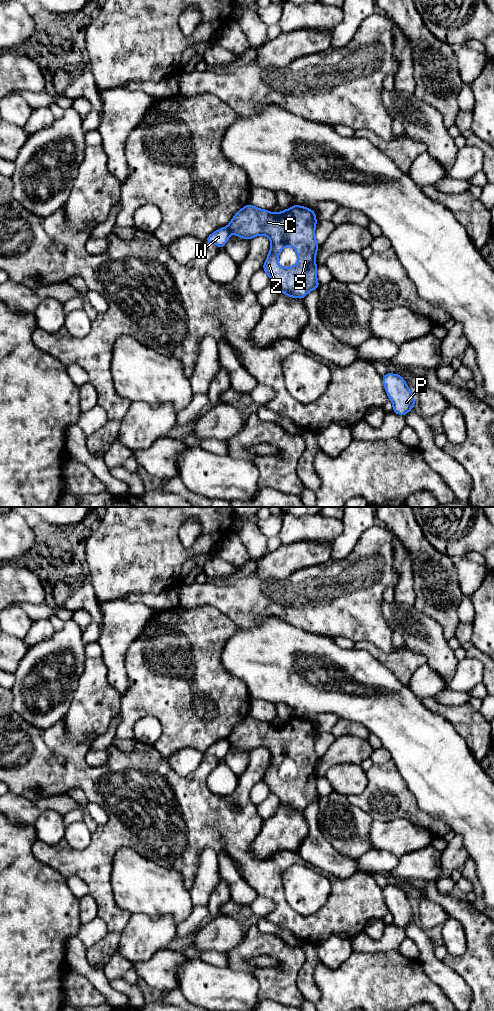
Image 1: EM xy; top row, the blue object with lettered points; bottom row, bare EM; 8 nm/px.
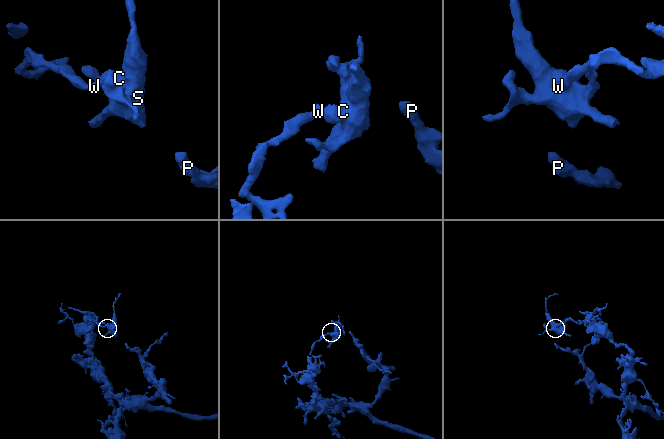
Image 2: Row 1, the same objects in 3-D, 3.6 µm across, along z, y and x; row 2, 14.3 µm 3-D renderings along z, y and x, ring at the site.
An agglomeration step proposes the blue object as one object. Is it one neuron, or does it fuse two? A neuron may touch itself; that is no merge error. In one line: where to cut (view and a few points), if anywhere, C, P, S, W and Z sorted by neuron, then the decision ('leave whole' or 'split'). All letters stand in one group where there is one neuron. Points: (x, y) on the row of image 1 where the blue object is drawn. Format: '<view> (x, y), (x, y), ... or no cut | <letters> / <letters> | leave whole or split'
xy (227, 226), (231, 232) | C S Z / P W | split

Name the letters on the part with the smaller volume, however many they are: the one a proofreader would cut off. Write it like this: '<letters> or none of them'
C, S, Z

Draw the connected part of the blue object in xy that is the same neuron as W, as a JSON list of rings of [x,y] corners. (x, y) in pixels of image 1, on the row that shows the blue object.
[[[222,227],[209,235],[205,242],[209,242],[215,244],[217,247],[223,248],[227,243],[230,235],[231,232],[228,227]]]

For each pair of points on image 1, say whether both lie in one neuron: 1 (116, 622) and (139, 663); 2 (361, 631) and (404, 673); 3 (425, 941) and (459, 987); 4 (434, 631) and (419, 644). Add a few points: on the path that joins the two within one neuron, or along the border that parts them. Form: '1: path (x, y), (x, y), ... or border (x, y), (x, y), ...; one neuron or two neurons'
1: border (144, 626), (126, 652), (124, 668); two neurons
2: border (367, 641), (385, 652), (396, 650); two neurons
3: path (426, 953), (427, 957), (447, 977); one neuron
4: path (431, 637), (430, 643), (425, 644); one neuron

